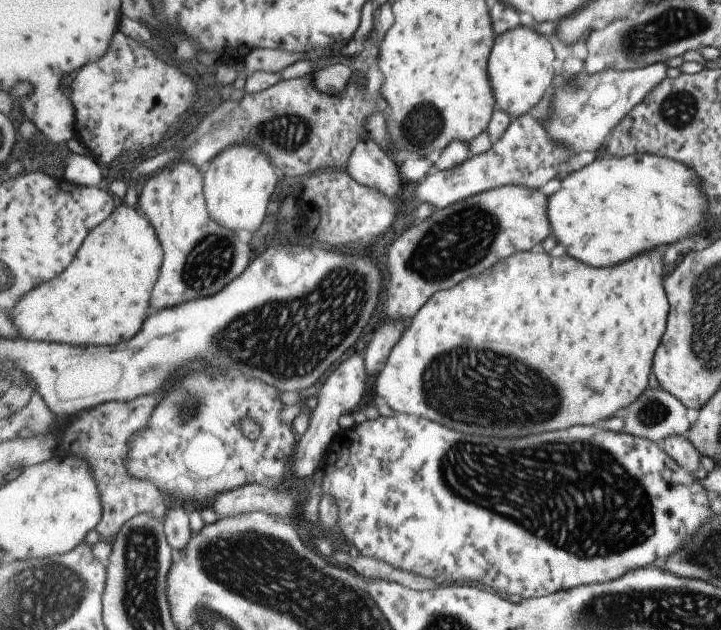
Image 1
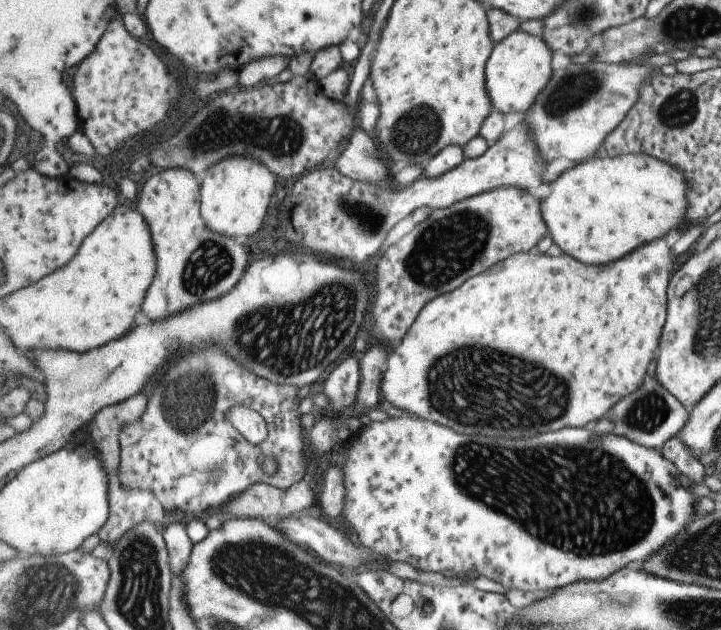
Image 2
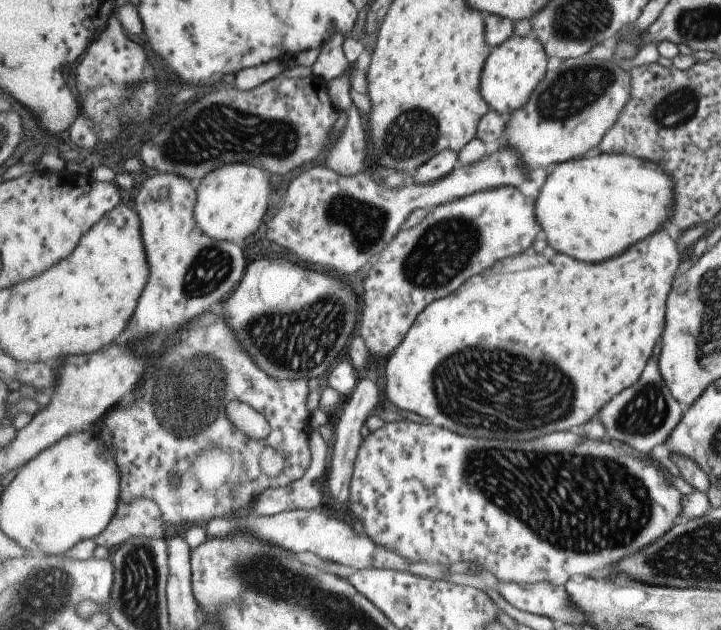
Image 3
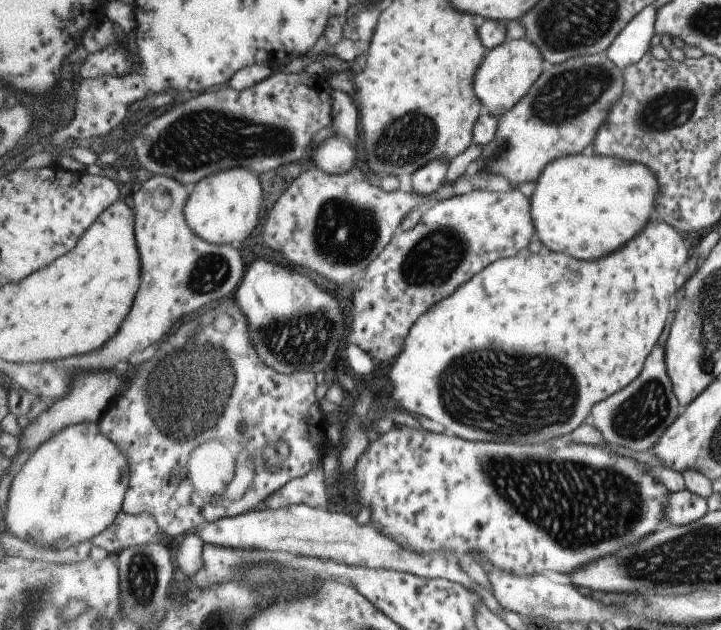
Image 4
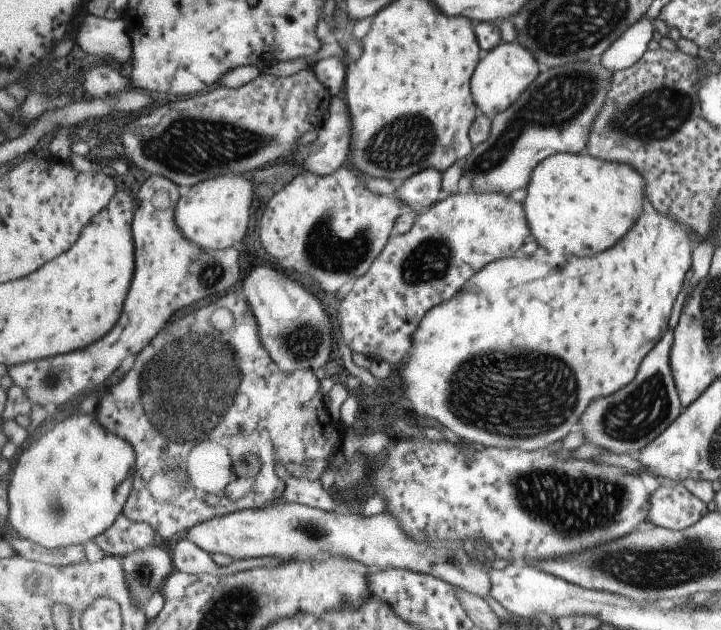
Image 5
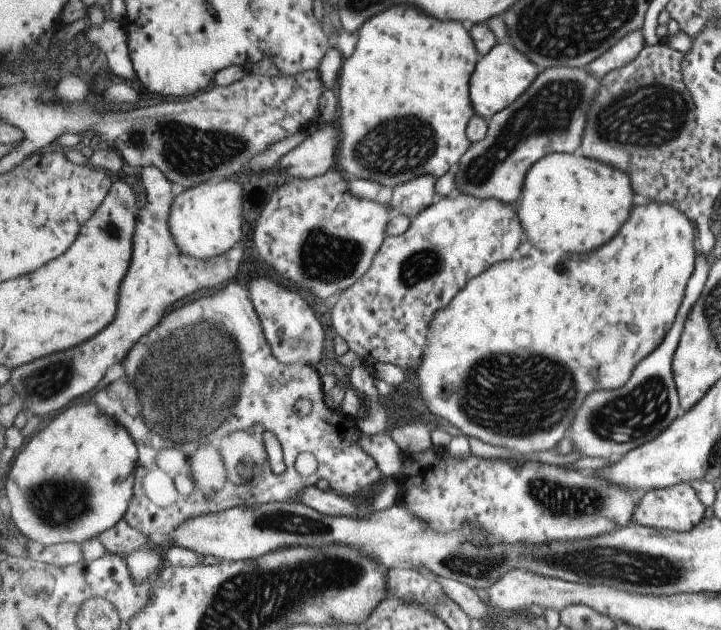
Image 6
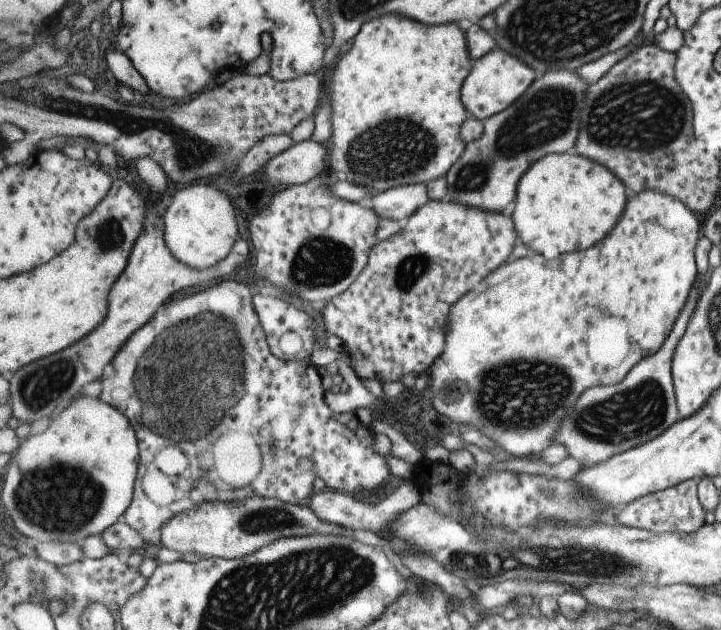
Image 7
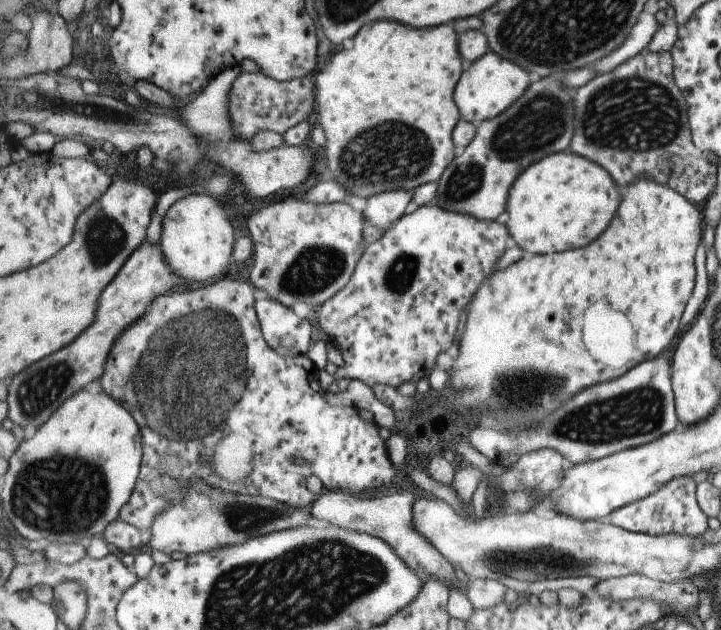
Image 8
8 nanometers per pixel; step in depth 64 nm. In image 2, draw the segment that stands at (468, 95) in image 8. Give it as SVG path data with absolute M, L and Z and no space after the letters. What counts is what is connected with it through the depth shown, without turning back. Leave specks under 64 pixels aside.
M522 30L509 34L504 41L496 43L492 57L486 65L489 98L493 100L495 109L504 114L528 112L533 108L537 98L553 78L551 58L553 50L545 42L545 38L534 36Z

